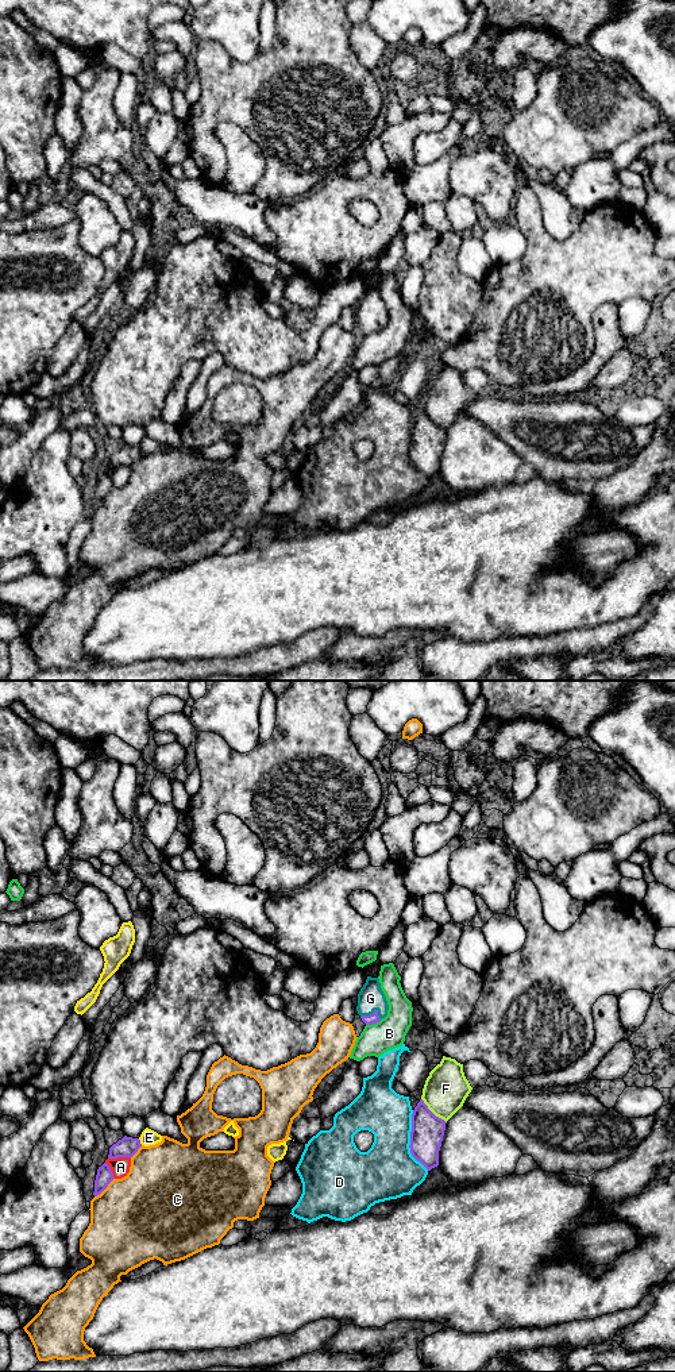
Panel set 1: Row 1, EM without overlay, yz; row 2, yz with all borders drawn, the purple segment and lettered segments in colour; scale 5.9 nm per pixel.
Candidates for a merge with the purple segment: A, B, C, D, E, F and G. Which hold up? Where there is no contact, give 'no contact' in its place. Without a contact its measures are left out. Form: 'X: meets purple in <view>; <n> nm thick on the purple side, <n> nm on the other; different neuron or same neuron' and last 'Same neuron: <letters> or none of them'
A: meets purple in yz; 120 nm thick on the purple side, 110 nm on the other; different neuron
B: meets purple in yz; 60 nm thick on the purple side, 190 nm on the other; different neuron
C: meets purple in yz; 100 nm thick on the purple side, 500 nm on the other; different neuron
D: meets purple in yz; 190 nm thick on the purple side, 340 nm on the other; different neuron
E: meets purple in yz; 120 nm thick on the purple side, 100 nm on the other; different neuron
F: meets purple in yz; 190 nm thick on the purple side, 260 nm on the other; different neuron
G: meets purple in yz; 60 nm thick on the purple side, 150 nm on the other; same neuron
Same neuron: G

